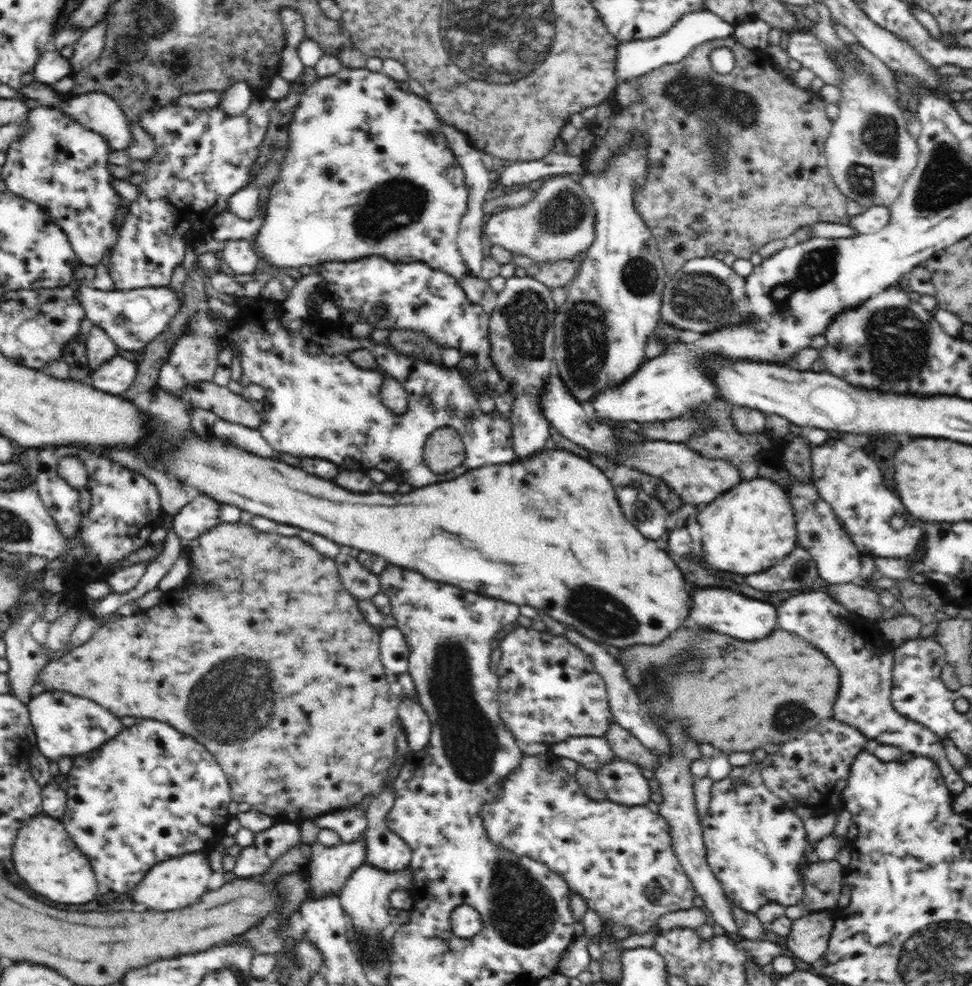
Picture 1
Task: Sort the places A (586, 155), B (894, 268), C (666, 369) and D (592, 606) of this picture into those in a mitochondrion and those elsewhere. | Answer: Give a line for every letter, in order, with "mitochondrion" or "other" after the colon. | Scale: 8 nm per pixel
A: other
B: other
C: other
D: mitochondrion

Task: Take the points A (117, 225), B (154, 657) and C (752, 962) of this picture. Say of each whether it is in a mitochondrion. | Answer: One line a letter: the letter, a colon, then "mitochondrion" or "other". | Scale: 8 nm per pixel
A: other
B: other
C: other

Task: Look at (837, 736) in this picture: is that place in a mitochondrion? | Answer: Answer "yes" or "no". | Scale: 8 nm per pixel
no

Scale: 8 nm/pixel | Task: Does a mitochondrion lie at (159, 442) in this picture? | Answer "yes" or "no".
yes

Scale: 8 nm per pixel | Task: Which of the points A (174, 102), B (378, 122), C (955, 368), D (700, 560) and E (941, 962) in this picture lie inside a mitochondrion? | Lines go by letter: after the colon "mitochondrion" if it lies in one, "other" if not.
A: other
B: other
C: other
D: other
E: mitochondrion

